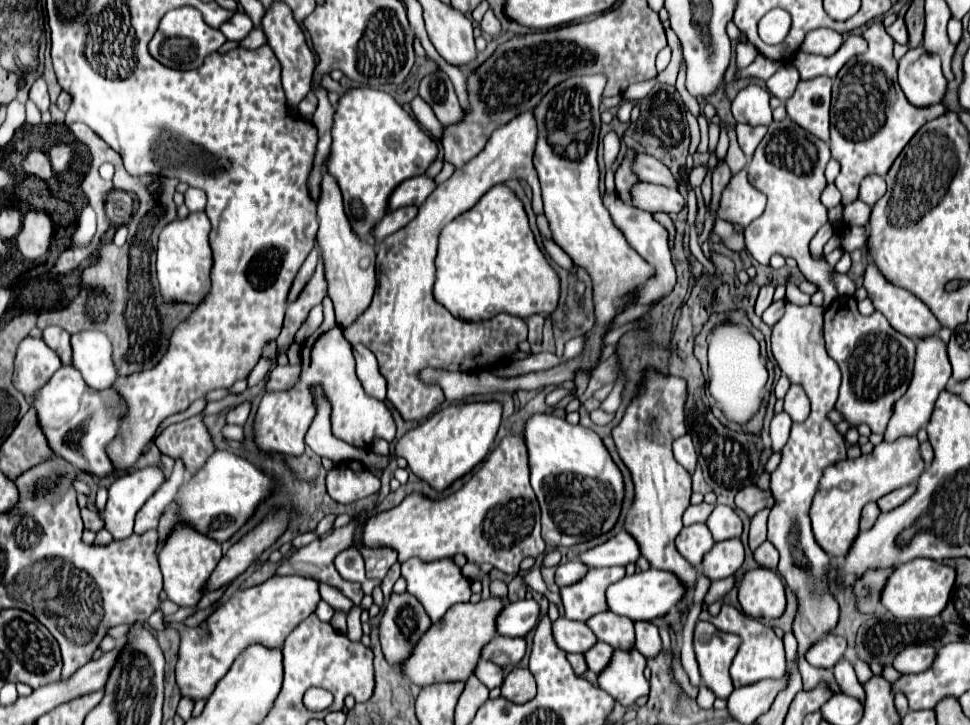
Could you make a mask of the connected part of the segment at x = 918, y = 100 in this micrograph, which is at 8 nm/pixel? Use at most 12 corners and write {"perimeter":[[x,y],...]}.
{"perimeter":[[923,46],[899,60],[899,84],[917,108],[947,94],[939,56]]}

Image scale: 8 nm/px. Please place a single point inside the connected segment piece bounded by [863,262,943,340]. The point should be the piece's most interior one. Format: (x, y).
(907, 314)

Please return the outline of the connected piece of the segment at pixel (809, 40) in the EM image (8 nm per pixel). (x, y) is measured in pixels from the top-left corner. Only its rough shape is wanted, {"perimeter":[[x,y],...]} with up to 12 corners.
{"perimeter":[[831,28],[807,34],[799,50],[835,54],[843,36]]}

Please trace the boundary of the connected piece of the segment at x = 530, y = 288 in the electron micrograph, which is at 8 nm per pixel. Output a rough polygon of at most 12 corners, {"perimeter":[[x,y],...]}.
{"perimeter":[[505,184],[441,230],[435,300],[461,320],[559,306]]}

